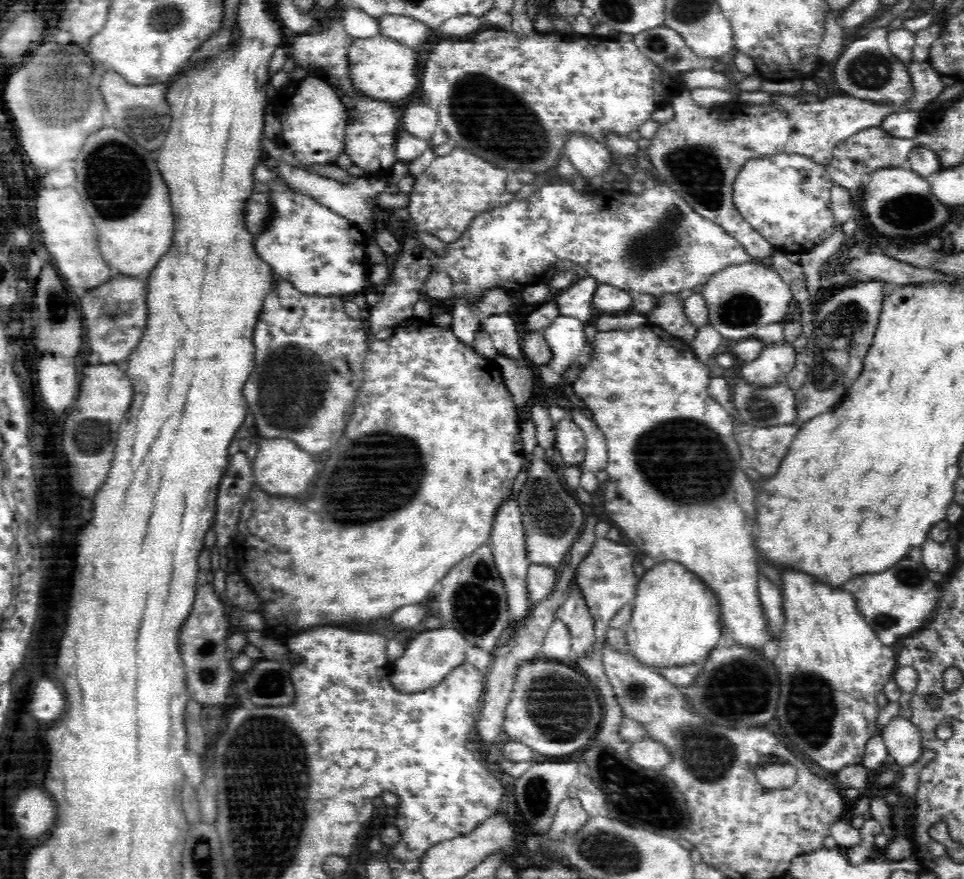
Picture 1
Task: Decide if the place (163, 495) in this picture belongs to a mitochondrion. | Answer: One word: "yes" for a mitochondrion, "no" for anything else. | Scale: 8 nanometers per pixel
no

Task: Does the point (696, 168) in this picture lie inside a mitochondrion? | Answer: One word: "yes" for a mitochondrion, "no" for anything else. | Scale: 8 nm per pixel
yes

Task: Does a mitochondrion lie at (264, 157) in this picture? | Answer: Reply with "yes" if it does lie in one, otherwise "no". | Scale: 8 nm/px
no

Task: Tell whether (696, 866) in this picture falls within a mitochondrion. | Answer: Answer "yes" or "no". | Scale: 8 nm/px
no

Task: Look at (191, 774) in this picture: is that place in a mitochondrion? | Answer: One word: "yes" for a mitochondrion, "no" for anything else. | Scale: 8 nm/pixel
no

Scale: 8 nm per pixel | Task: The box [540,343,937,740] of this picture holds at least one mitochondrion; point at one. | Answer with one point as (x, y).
(685, 461)

